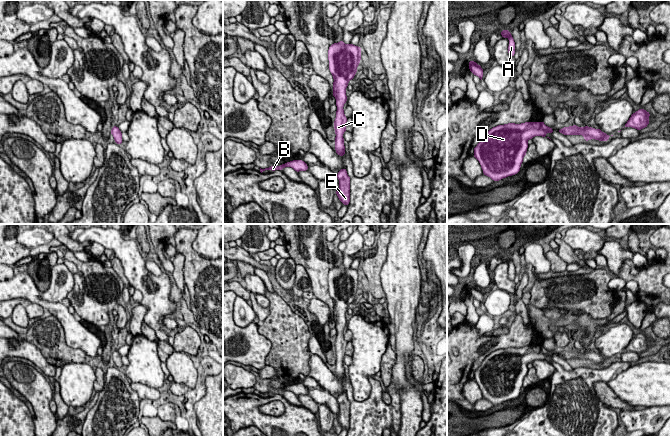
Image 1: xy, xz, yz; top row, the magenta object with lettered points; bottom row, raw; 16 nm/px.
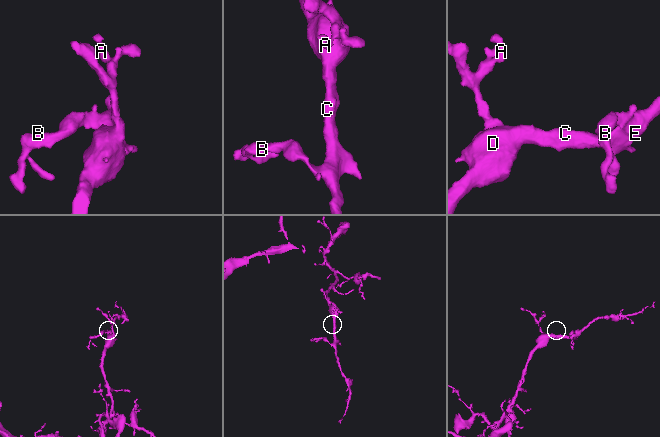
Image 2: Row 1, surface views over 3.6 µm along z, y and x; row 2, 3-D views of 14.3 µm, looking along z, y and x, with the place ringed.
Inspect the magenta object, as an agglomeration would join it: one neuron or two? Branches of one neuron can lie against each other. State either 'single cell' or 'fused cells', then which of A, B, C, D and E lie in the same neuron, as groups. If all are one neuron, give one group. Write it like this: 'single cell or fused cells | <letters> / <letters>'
single cell | A B C D E

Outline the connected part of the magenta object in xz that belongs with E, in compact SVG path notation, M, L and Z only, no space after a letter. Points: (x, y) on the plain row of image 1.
M345 392L337 397L337 402L339 404L339 412L336 414L336 418L343 429L348 430L350 426L350 401Z

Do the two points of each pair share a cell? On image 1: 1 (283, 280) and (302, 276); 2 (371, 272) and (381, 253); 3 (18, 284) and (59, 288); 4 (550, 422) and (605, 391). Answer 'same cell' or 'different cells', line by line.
1: different cells
2: same cell
3: different cells
4: different cells

